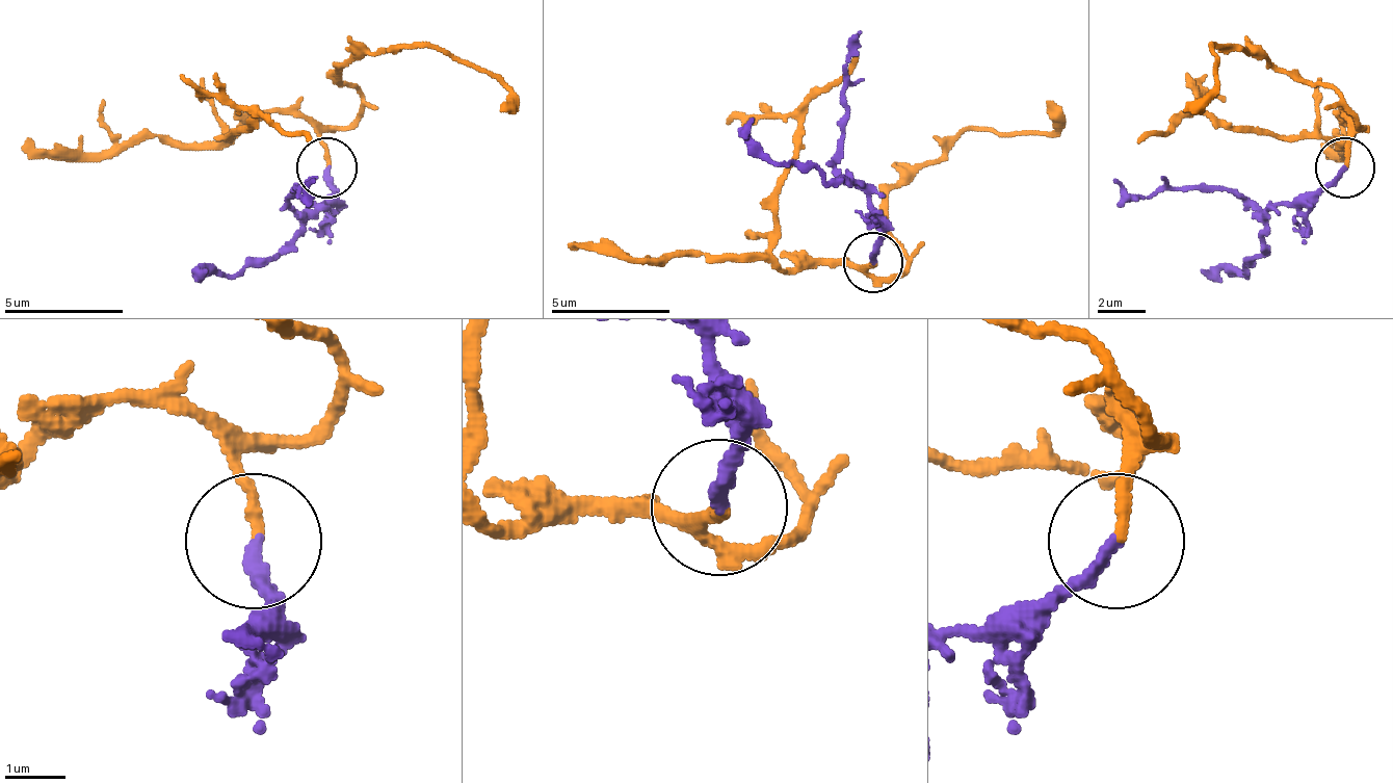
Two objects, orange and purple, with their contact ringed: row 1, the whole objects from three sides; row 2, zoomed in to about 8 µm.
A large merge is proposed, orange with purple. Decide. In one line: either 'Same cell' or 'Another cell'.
Same cell

